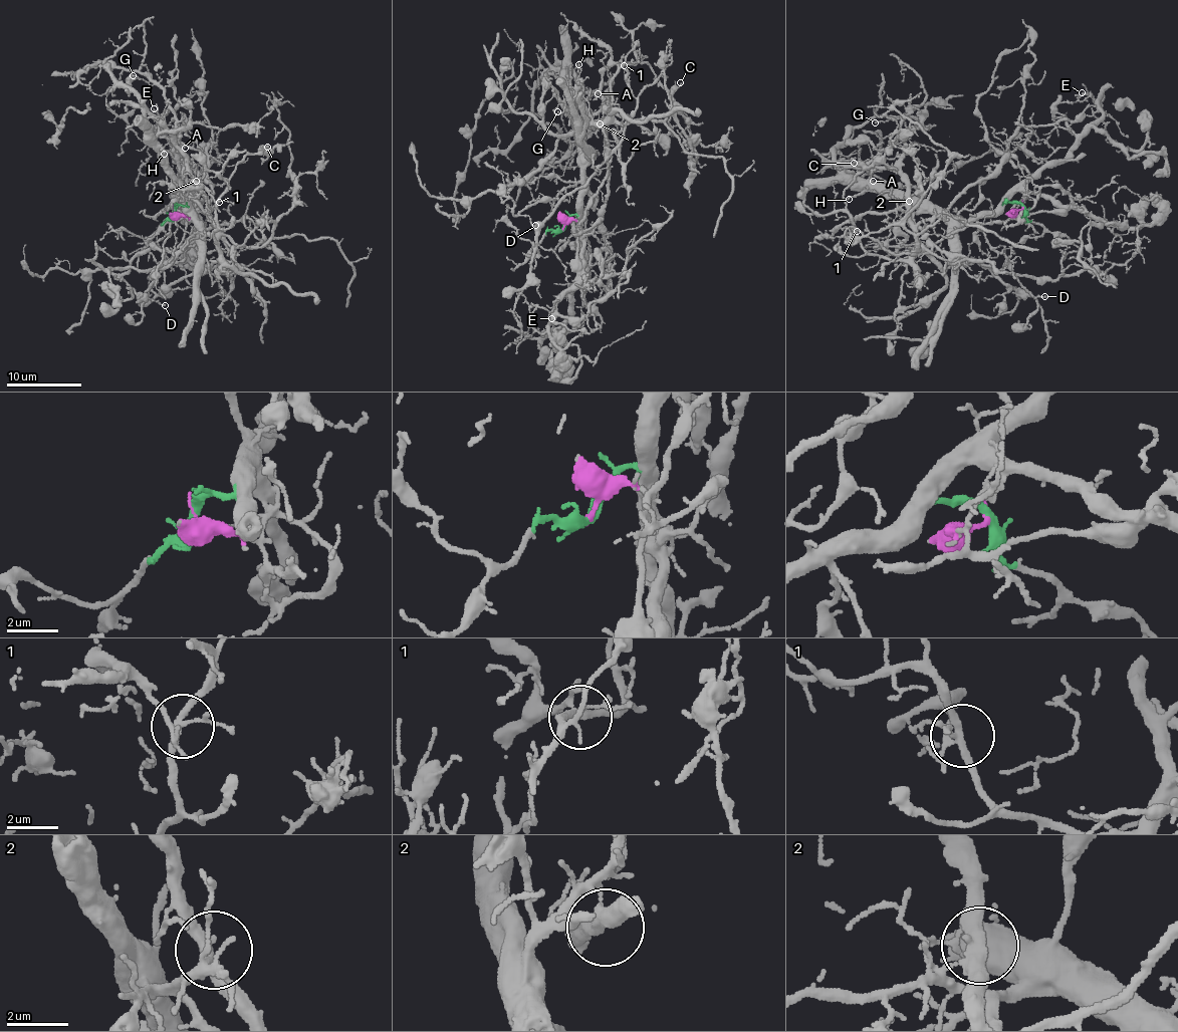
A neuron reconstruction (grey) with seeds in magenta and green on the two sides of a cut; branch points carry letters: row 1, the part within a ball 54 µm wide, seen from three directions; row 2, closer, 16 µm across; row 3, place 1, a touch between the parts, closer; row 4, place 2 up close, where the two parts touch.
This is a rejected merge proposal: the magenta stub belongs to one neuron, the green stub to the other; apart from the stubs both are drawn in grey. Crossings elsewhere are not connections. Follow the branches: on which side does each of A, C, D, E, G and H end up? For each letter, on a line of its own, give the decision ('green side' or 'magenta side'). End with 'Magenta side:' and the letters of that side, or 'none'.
A: green side
C: magenta side
D: green side
E: green side
G: magenta side
H: green side
Magenta side: C, G

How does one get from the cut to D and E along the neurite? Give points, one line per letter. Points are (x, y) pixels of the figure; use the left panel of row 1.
D: (175, 211), (181, 205), (192, 212), (183, 237), (145, 295), (166, 306)
E: (175, 211), (186, 203), (193, 184), (195, 186), (184, 175), (183, 153), (170, 143), (154, 107)

